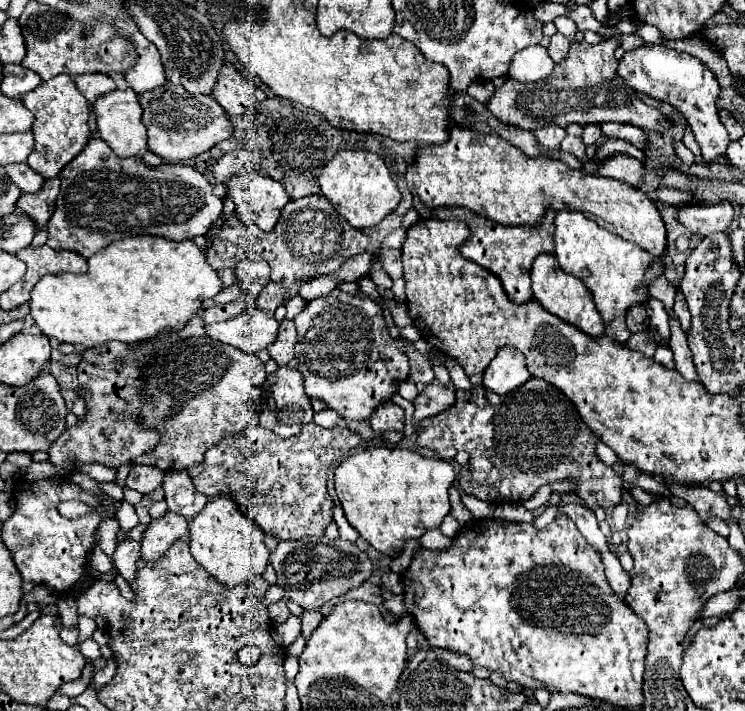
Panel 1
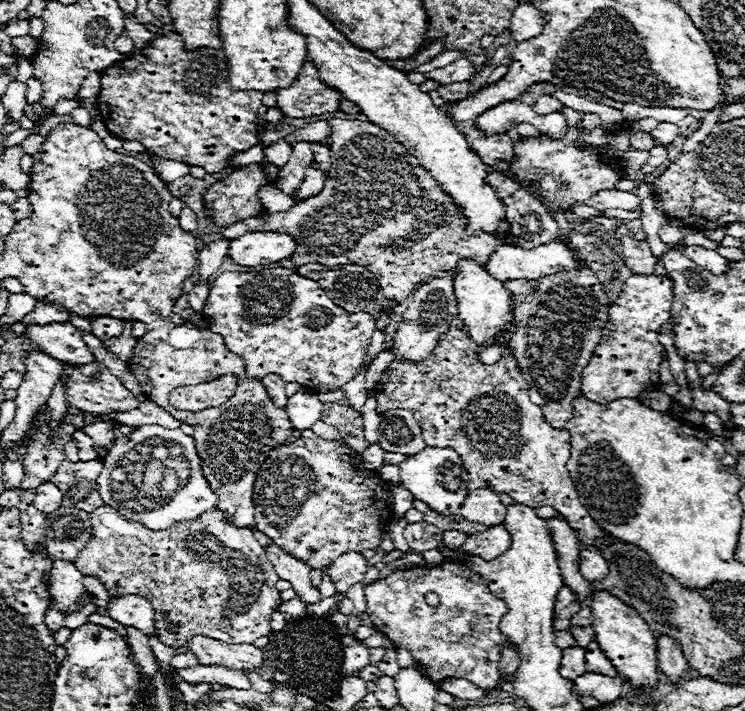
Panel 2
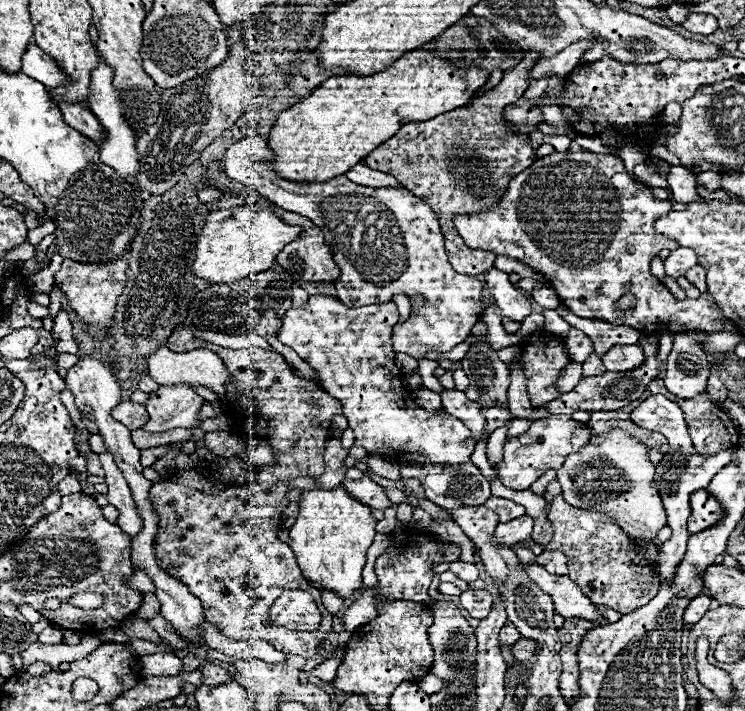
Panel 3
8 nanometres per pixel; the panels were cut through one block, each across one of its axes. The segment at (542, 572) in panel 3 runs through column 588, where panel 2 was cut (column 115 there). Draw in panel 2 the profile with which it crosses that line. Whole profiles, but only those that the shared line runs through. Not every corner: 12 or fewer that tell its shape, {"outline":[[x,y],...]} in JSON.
{"outline":[[146,598],[110,600],[108,616],[154,634],[156,612]]}

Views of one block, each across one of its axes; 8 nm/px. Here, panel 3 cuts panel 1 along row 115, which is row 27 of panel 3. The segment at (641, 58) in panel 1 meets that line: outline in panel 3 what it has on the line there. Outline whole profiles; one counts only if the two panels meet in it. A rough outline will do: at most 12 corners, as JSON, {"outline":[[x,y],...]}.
{"outline":[[690,12],[680,26],[692,34],[714,34],[718,22],[710,14]]}

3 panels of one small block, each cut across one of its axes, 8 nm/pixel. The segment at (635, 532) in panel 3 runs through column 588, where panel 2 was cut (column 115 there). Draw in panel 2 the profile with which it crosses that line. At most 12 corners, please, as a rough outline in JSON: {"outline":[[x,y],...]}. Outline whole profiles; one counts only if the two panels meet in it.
{"outline":[[138,426],[102,462],[104,504],[150,530],[214,508],[194,438]]}

